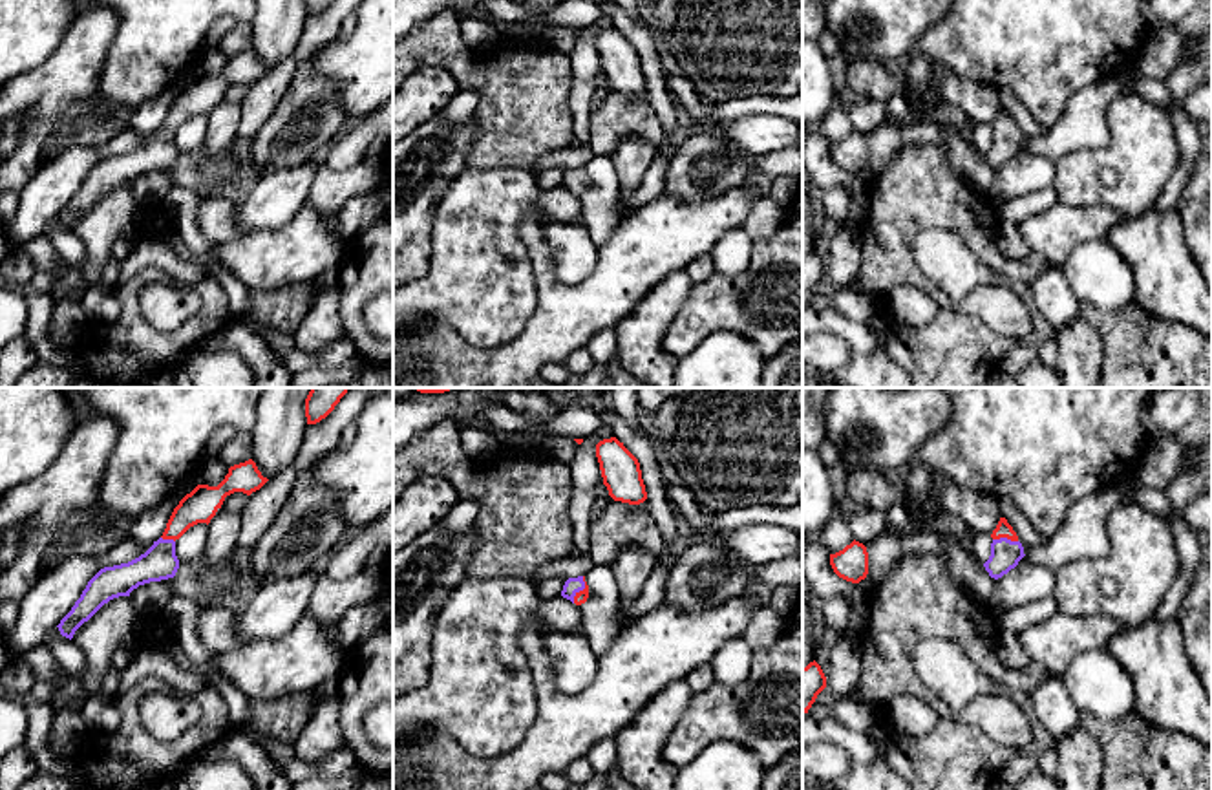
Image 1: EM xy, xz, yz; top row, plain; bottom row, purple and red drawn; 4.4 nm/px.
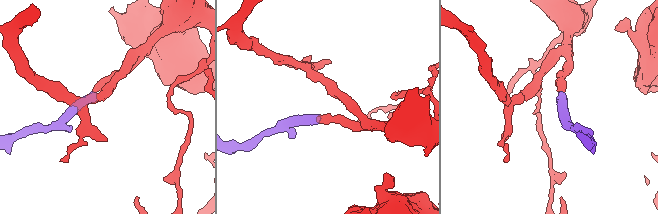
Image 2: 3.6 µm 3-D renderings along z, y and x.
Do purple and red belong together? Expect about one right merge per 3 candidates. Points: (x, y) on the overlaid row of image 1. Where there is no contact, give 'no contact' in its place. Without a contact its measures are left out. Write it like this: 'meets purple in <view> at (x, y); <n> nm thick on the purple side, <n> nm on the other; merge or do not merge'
meets purple in xz at (582, 589); 70 nm thick on the purple side, 50 nm on the other; merge

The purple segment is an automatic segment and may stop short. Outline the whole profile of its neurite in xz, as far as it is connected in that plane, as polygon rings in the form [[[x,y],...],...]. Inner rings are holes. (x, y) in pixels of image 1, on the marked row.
[[[585,576],[569,578],[563,585],[561,596],[576,605],[585,603],[589,598],[589,585],[585,582]]]

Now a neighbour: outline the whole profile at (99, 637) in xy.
[[[119,596],[104,603],[73,635],[73,642],[86,657],[86,675],[80,678],[88,697],[99,695],[113,653],[132,638],[132,625],[139,618],[130,596]]]

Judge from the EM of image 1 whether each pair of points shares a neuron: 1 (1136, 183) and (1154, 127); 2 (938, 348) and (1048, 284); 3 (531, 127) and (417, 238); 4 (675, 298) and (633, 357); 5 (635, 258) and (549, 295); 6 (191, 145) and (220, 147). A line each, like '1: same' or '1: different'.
1: same
2: different
3: different
4: same
5: same
6: different

